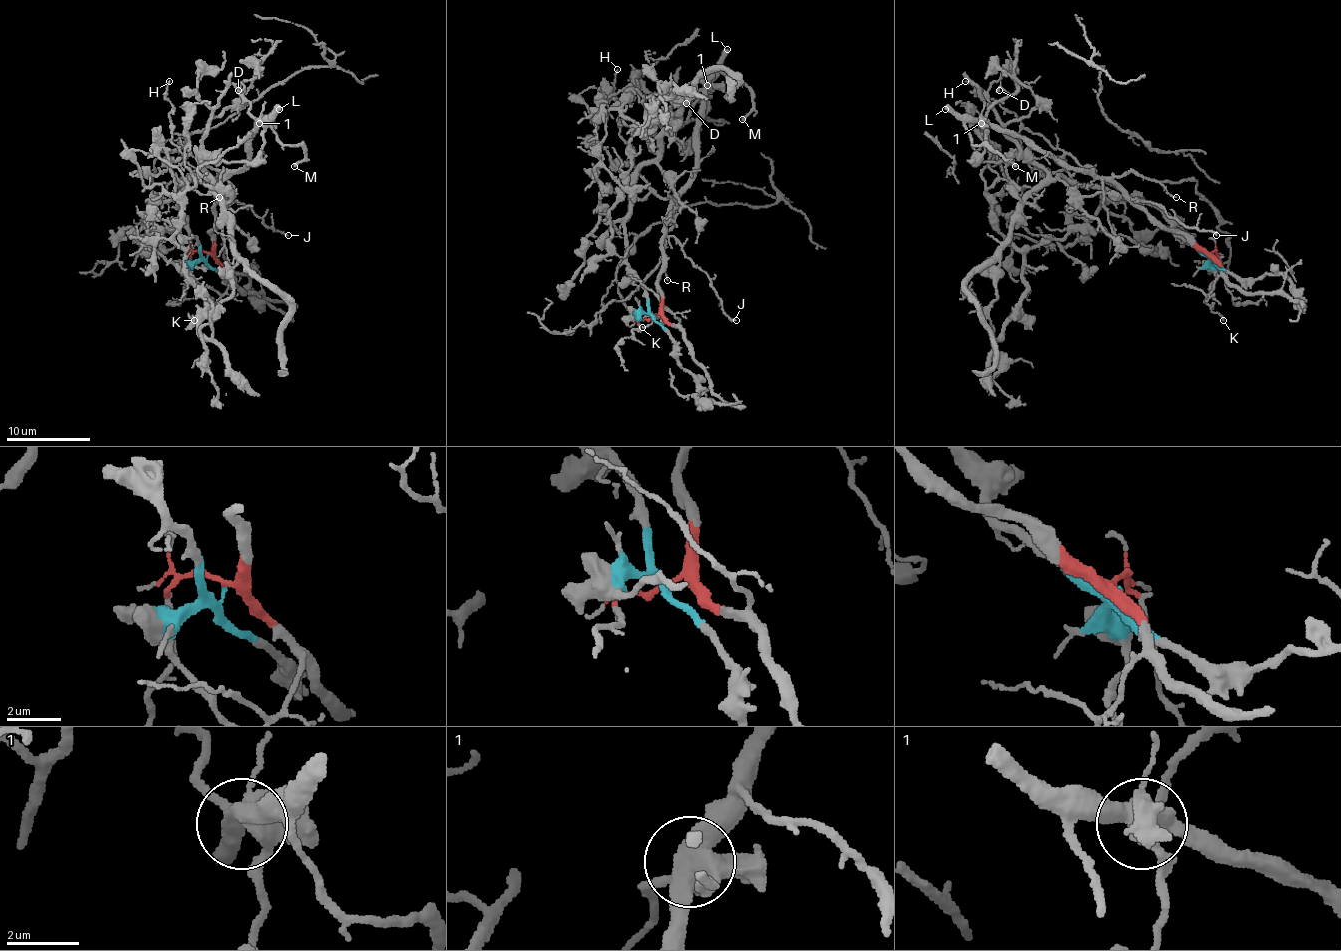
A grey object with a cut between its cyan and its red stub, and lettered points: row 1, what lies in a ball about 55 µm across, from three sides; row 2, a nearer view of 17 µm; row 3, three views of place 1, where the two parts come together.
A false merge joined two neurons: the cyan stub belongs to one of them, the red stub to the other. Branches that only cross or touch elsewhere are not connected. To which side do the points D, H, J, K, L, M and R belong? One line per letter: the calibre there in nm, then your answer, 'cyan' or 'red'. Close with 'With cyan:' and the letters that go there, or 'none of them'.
D: 130 nm | red
H: 140 nm | red
J: 170 nm | red
K: 120 nm | red
L: 480 nm | red
M: 240 nm | red
R: 90 nm | red
With cyan: none of them

